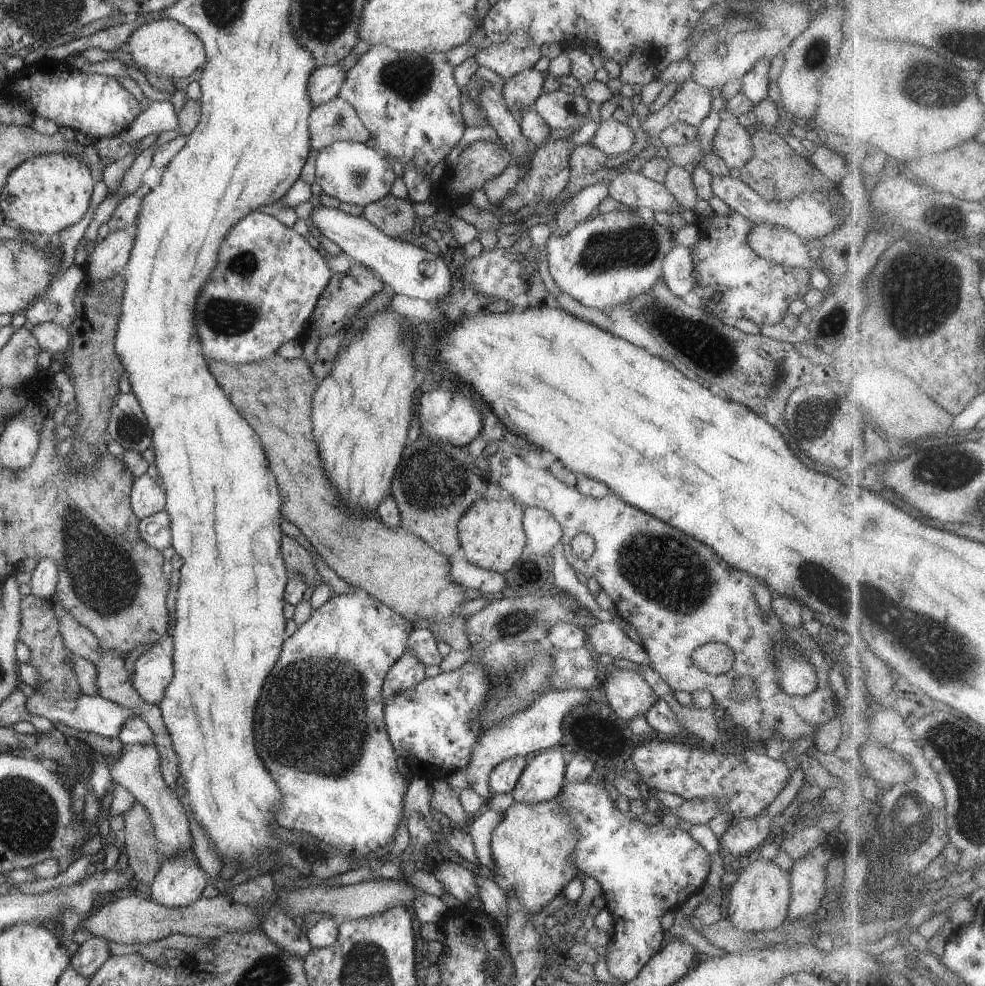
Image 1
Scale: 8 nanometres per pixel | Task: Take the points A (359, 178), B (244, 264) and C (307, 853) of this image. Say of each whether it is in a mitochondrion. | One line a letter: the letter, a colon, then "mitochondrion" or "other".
A: mitochondrion
B: mitochondrion
C: other

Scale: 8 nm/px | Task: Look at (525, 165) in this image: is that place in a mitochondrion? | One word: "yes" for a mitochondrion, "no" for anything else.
no

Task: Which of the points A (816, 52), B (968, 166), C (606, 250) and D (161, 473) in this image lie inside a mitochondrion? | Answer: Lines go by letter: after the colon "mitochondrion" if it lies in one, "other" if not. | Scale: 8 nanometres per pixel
A: mitochondrion
B: other
C: mitochondrion
D: other

